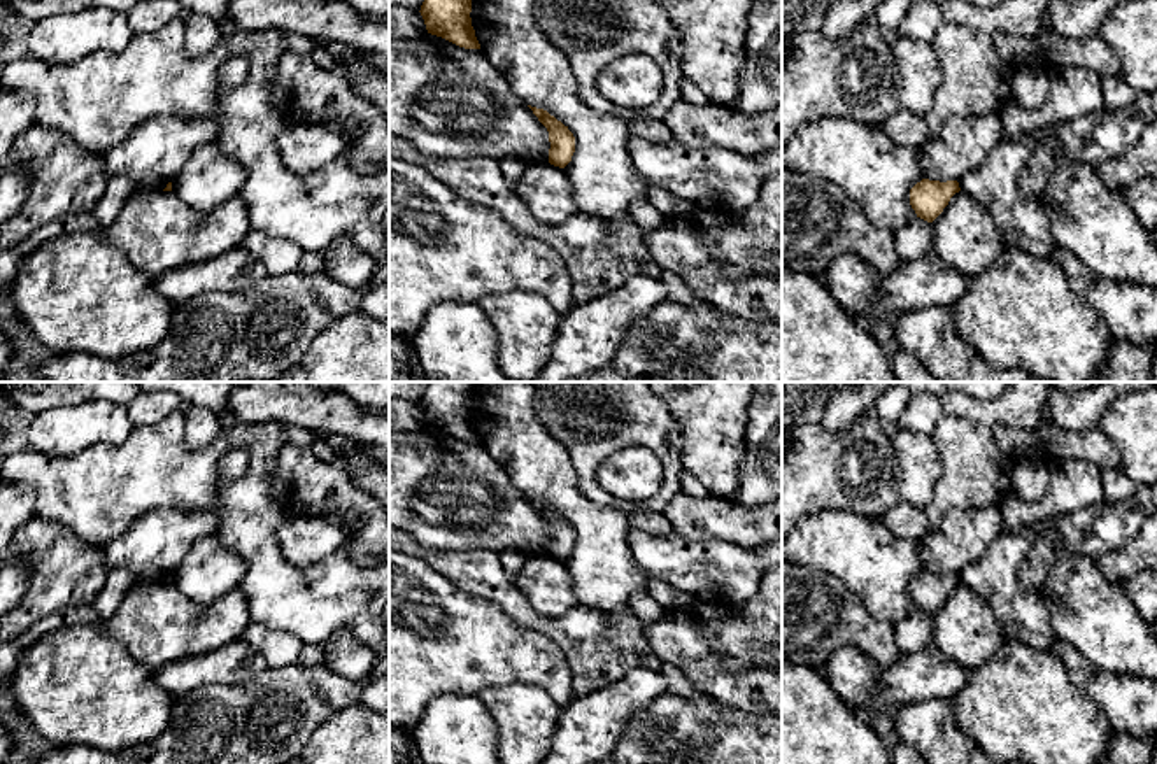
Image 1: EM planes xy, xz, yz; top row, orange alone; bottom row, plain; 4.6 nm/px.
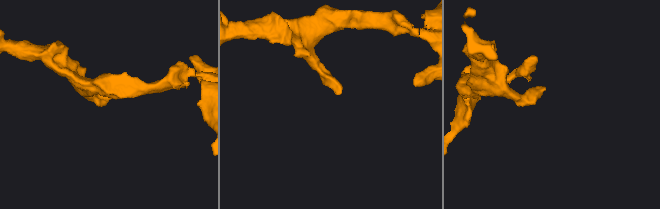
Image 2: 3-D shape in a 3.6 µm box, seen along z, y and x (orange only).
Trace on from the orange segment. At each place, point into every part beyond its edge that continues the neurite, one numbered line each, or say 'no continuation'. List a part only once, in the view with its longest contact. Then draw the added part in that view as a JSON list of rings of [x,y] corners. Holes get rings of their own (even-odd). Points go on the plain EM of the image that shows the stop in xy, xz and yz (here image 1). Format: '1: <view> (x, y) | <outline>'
no continuation

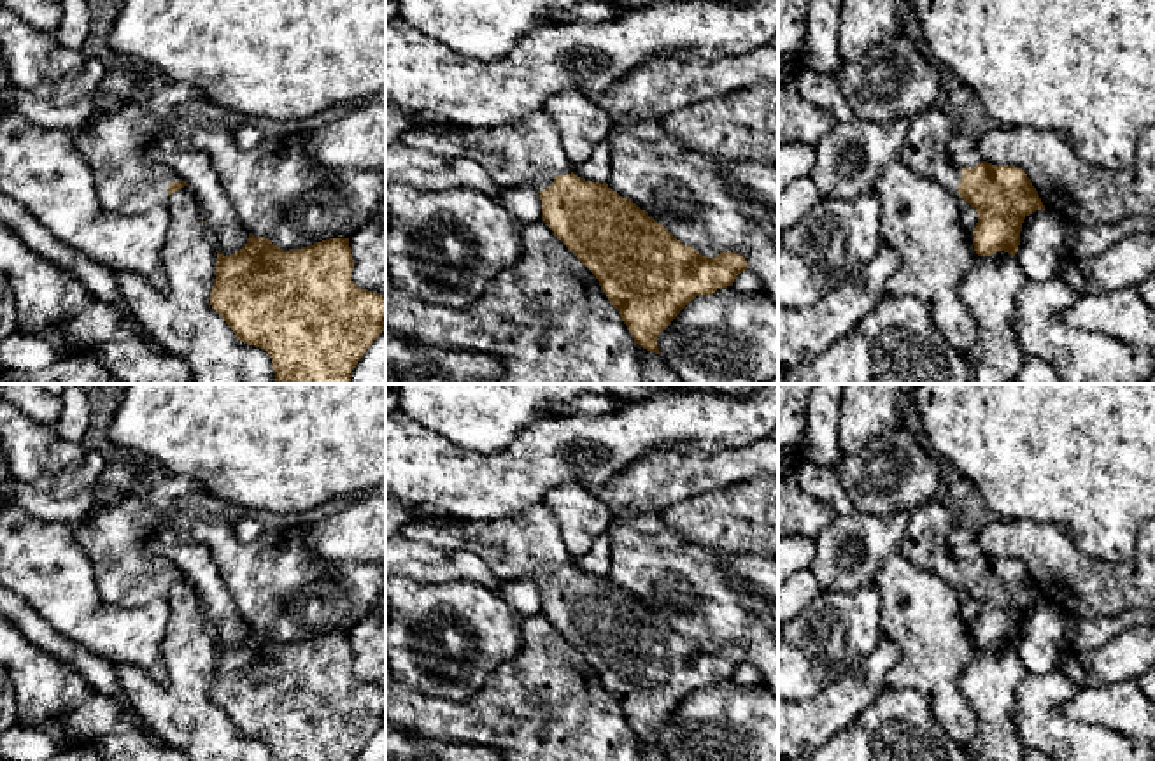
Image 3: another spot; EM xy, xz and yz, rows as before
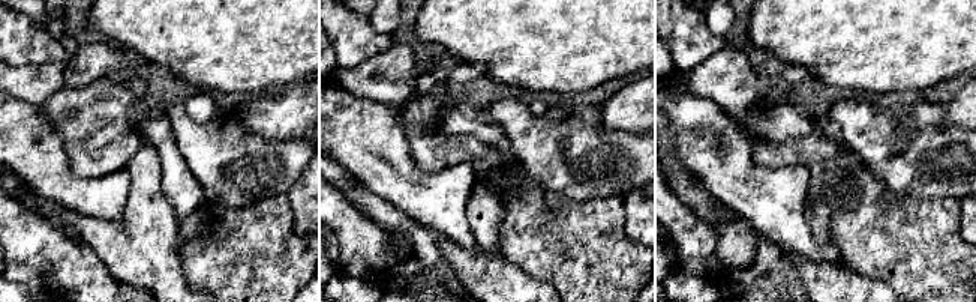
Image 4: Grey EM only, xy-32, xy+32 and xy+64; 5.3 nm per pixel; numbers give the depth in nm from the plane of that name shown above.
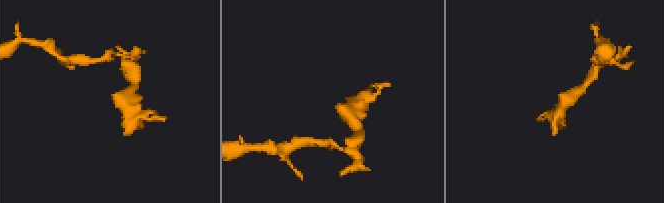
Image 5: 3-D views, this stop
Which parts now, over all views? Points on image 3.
1: xz (530, 546) | [[[542,503],[492,521],[414,517],[401,535],[445,551],[473,552],[500,580],[542,584],[554,577],[556,568],[573,565],[556,516]]]

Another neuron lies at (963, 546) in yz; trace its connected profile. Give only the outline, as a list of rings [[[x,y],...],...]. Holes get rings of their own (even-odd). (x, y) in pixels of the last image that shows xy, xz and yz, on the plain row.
[[[959,531],[950,542],[950,552],[959,561],[973,561],[981,556],[976,538],[971,531]]]

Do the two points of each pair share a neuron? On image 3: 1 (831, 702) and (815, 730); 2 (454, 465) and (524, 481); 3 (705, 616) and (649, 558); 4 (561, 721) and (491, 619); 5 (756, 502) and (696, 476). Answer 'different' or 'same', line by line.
1: same
2: same
3: same
4: different
5: different

